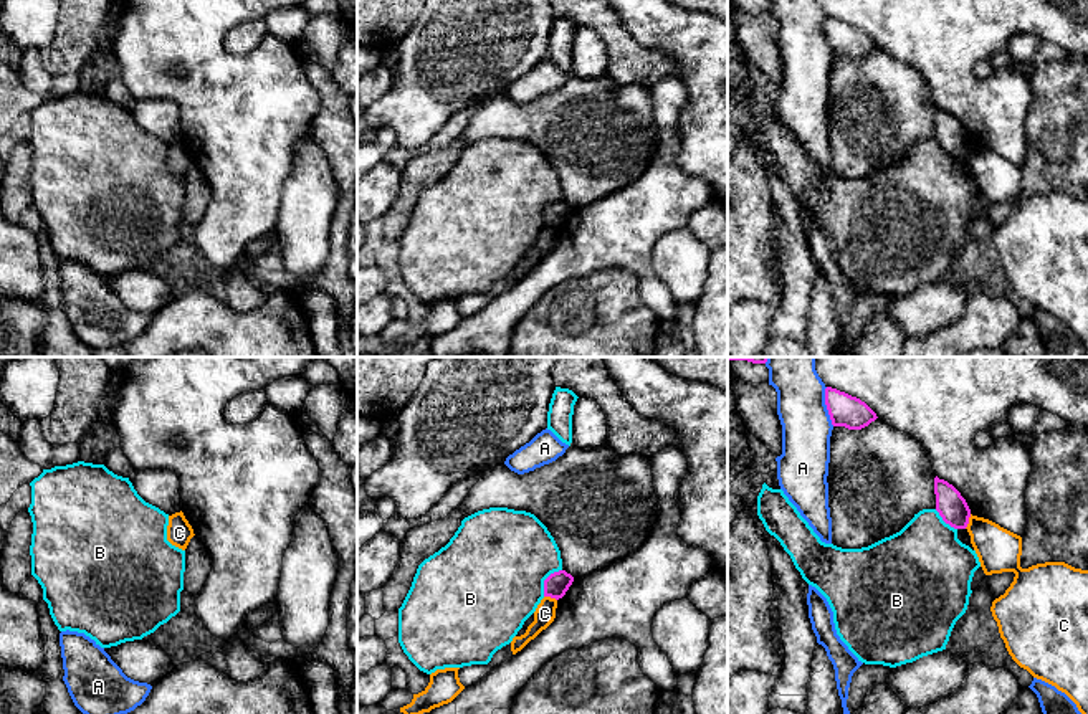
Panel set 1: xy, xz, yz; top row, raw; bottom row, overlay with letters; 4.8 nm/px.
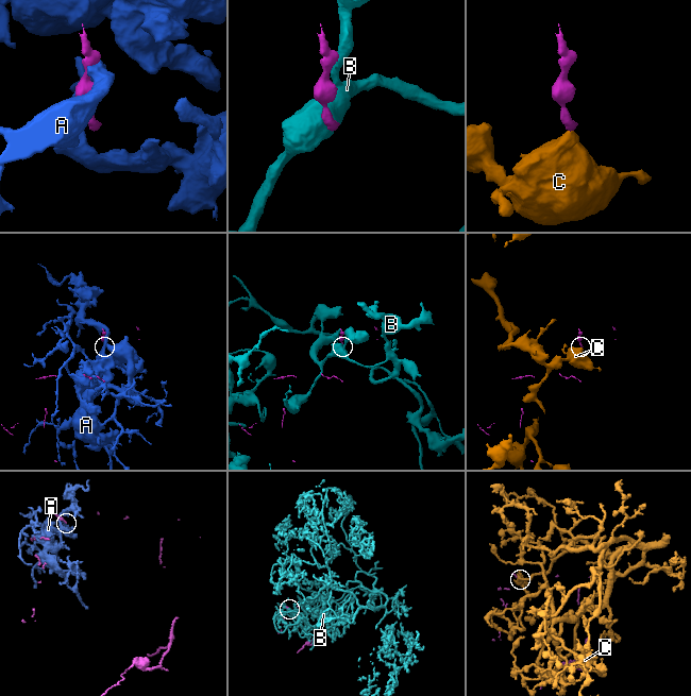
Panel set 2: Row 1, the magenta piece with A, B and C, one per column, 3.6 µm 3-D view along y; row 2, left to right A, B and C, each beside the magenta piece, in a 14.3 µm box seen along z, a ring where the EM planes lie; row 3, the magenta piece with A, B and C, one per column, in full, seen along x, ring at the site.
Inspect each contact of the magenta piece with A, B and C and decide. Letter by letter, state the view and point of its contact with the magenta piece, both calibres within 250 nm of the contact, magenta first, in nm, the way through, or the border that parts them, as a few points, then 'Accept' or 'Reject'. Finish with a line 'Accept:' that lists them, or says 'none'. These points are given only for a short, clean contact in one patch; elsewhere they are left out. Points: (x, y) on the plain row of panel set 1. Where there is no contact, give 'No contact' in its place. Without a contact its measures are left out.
A: Touches magenta at yz (827, 37). Thickness 160 nm (magenta) against 240 nm. Reject
B: Touches magenta at xz (544, 210). Thickness 120 nm (magenta) against 500 nm. Reject
C: Touches magenta at yz (968, 151). Thickness 140 nm (magenta) against 220 nm. Boundary: yz (971, 144), (964, 157). Reject
Accept: none

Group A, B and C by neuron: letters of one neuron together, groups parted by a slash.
A / B / C

